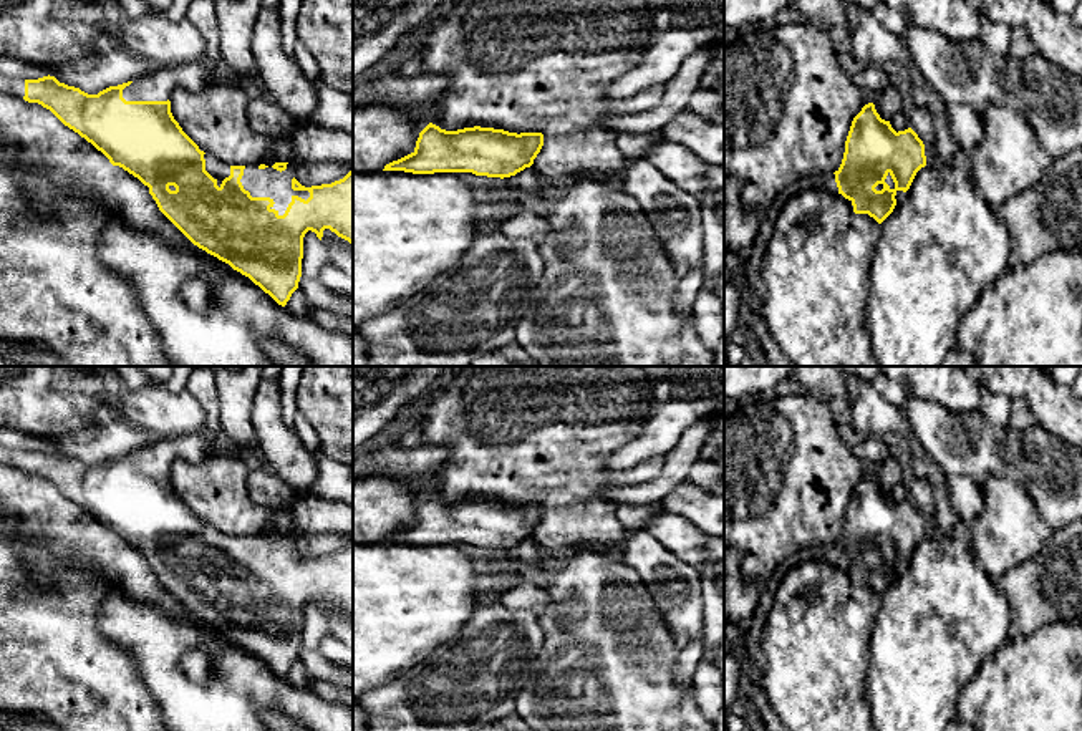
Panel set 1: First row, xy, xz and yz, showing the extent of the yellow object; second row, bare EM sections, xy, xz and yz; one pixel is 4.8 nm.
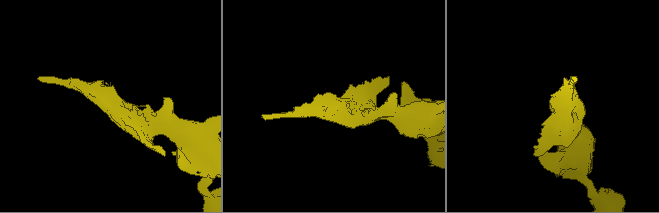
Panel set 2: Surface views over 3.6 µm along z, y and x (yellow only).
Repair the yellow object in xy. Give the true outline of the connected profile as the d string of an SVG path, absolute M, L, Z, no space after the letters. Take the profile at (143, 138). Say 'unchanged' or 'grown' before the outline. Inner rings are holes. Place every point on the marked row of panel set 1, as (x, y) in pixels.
grown | M207 60L159 66L157 70L118 86L109 86L98 94L88 94L80 88L60 83L55 76L38 80L12 78L0 75L0 93L38 103L50 109L65 126L78 133L113 166L119 166L144 186L156 201L159 211L199 249L229 264L234 270L249 277L278 305L285 307L298 288L302 277L303 237L308 230L321 240L323 230L330 229L353 245L353 171L331 184L305 184L297 164L267 161L263 164L230 166L212 154L205 154L182 131L171 113L171 94L176 90L200 93L214 85L217 66Z

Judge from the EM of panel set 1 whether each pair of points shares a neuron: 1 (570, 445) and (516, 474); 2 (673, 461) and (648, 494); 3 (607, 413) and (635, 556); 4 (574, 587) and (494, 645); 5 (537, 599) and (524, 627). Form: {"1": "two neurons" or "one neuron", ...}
{"1": "one neuron", "2": "one neuron", "3": "two neurons", "4": "two neurons", "5": "two neurons"}

